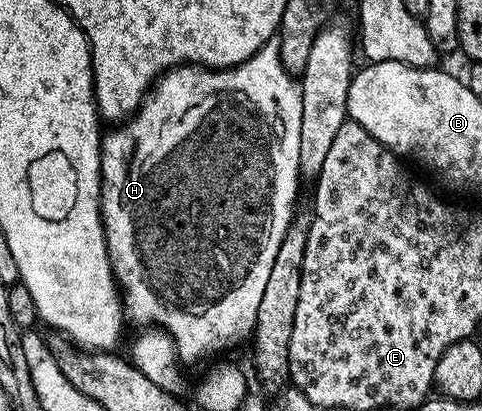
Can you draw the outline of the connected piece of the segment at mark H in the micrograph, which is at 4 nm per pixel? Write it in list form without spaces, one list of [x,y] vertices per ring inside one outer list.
[[[269,40],[251,59],[230,69],[206,69],[203,65],[178,65],[161,74],[145,95],[136,113],[101,138],[101,222],[105,228],[105,242],[109,262],[118,290],[123,294],[123,312],[137,327],[160,327],[175,343],[182,362],[197,361],[208,353],[217,353],[232,341],[241,341],[252,332],[271,266],[279,252],[279,243],[295,212],[297,181],[299,182],[299,123],[303,119],[301,86],[281,65],[281,46]]]

